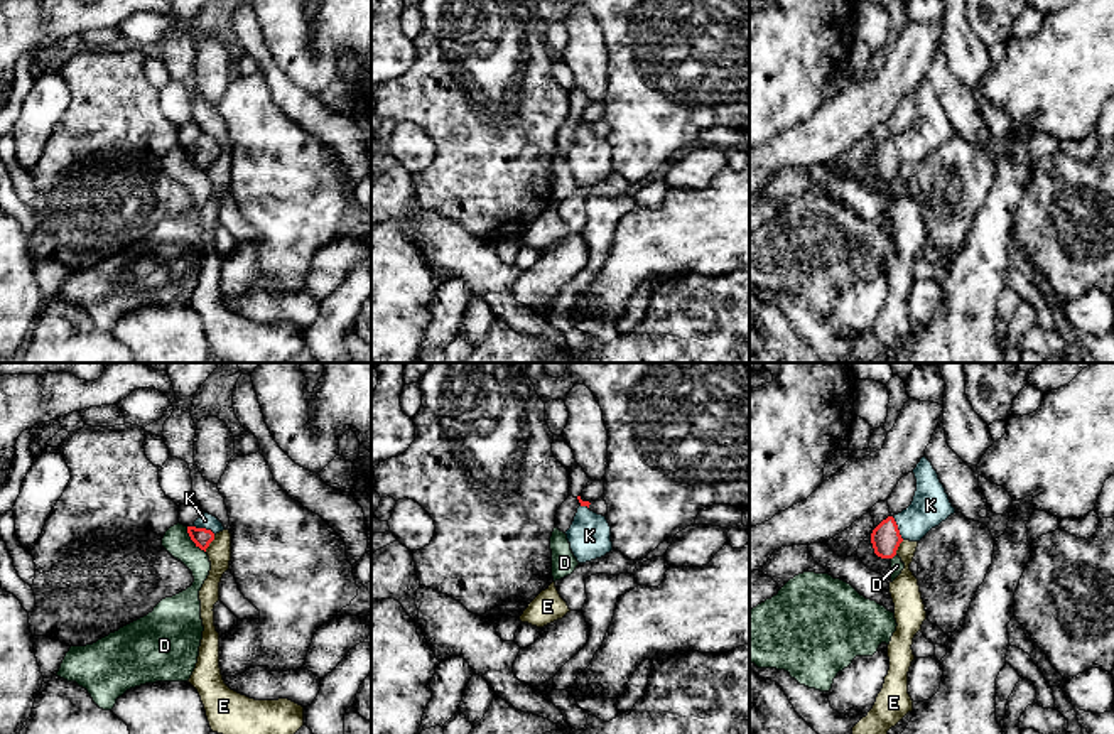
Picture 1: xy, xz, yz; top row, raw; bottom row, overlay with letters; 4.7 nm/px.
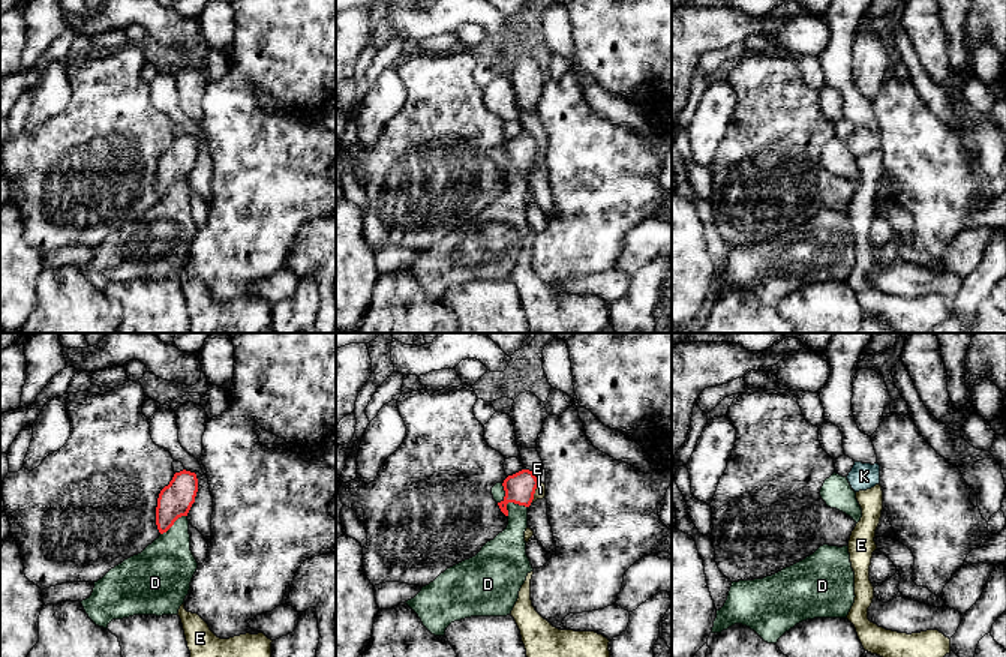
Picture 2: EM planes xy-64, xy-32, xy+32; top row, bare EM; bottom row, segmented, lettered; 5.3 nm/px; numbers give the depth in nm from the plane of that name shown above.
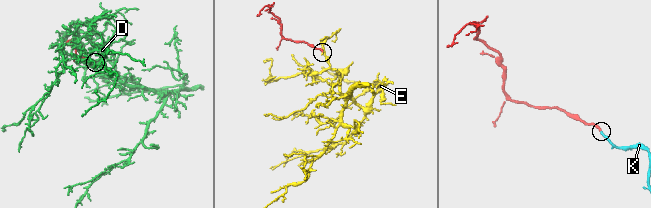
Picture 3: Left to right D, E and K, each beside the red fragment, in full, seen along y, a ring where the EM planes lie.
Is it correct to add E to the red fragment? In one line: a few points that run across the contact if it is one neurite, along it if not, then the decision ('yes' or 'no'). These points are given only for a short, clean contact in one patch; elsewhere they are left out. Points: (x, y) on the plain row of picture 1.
line xy (215, 157), (205, 172); no

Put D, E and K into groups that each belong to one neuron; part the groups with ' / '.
D / E / K

